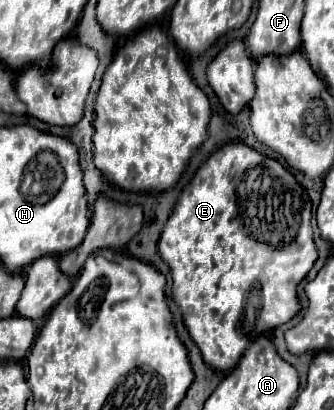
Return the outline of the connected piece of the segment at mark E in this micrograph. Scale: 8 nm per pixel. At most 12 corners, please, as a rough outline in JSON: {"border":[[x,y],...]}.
{"border":[[241,141],[209,155],[159,255],[205,363],[299,311],[311,199]]}

